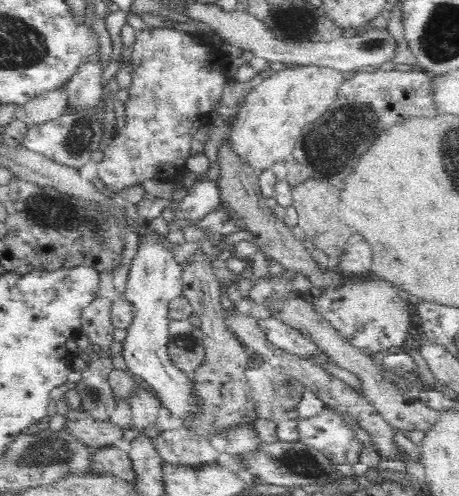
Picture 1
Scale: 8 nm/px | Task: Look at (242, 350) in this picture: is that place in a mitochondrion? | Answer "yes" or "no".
no

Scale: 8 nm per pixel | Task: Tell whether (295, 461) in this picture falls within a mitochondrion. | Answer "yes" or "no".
yes

